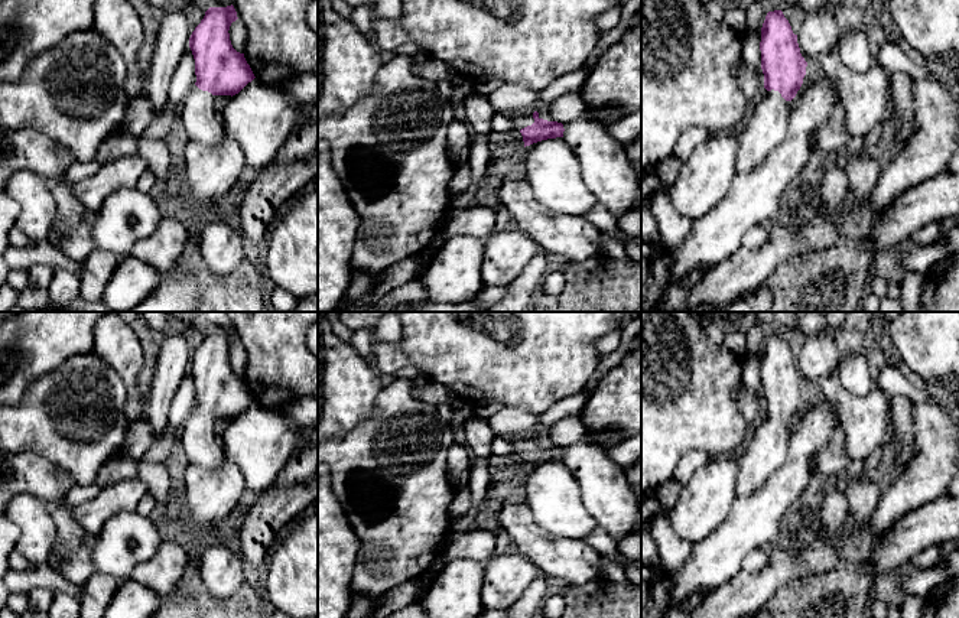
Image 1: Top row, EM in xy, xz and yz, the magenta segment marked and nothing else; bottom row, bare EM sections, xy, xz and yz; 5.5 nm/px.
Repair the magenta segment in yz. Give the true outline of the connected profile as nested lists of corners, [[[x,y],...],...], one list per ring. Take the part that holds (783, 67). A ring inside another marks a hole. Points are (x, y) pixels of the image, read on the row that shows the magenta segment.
[[[781,10],[768,12],[761,27],[761,69],[765,91],[741,137],[737,170],[748,173],[783,140],[789,124],[790,101],[806,75],[797,35]]]

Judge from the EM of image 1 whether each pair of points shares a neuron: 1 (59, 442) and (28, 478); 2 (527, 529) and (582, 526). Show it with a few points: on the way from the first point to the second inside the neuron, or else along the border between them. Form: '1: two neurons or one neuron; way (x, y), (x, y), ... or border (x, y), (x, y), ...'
1: two neurons; border (15, 451), (32, 451), (74, 478)
2: two neurons; border (523, 501), (540, 526), (552, 533), (575, 540)

